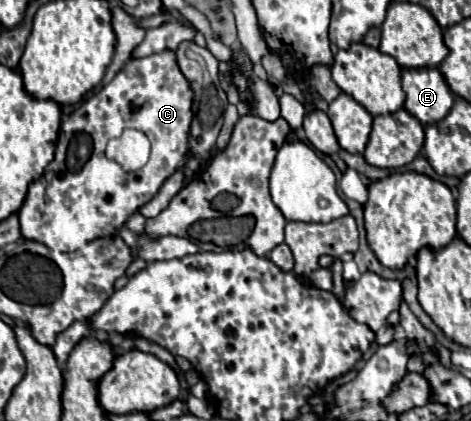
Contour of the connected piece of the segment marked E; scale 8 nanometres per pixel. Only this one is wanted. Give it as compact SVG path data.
M436 67L404 69L402 89L406 93L404 109L422 125L438 123L438 119L444 119L446 111L450 111L454 103L454 95Z

